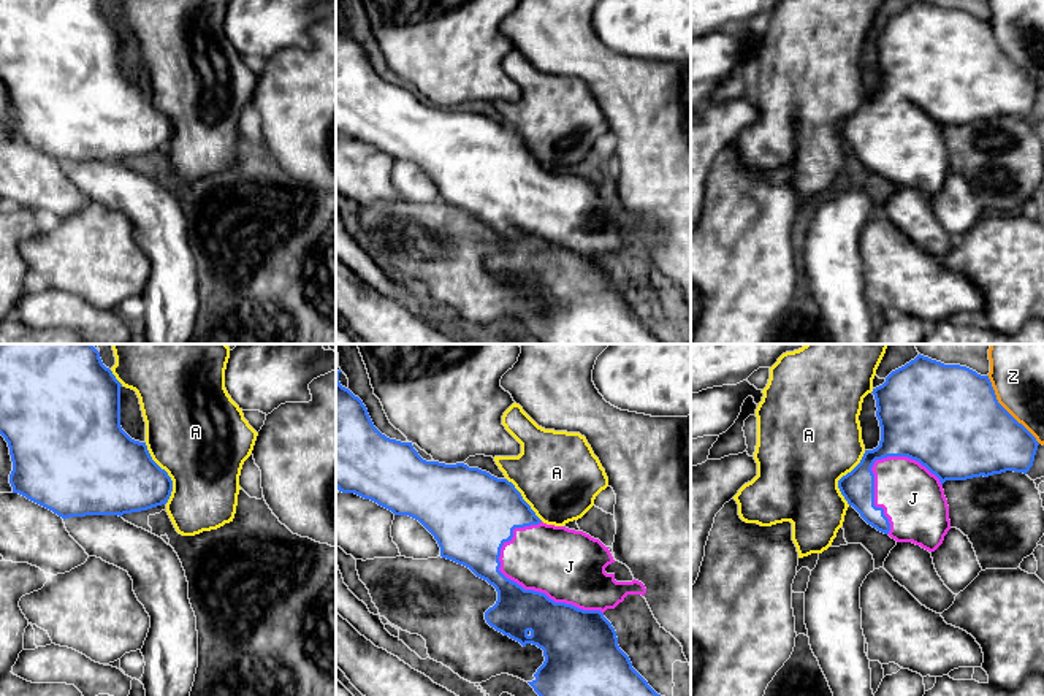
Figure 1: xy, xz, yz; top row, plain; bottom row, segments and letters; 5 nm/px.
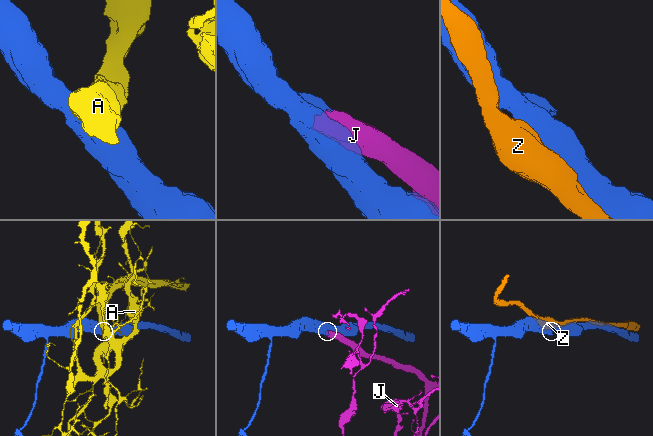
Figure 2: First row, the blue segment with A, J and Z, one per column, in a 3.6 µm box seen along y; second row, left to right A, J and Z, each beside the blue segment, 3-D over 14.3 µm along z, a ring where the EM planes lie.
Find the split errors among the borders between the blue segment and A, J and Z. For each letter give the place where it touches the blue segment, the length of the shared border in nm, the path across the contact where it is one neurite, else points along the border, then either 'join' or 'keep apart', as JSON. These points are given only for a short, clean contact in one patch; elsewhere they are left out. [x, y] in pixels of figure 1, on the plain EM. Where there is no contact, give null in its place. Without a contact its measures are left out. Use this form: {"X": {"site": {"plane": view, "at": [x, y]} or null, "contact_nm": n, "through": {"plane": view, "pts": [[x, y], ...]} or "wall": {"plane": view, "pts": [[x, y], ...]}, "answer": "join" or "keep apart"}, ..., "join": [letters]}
{"A": {"site": {"plane": "xy", "at": [167, 118]}, "contact_nm": 340, "answer": "keep apart"}, "J": {"site": {"plane": "xz", "at": [531, 235]}, "contact_nm": 650, "answer": "join"}, "Z": {"site": {"plane": "yz", "at": [1005, 54]}, "contact_nm": 440, "answer": "keep apart"}, "join": ["J"]}

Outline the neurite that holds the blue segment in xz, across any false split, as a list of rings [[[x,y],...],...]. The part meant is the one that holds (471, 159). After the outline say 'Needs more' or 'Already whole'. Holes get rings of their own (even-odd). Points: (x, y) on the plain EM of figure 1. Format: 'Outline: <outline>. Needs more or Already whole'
Outline: [[[341,14],[336,17],[336,133],[342,138],[355,138],[364,144],[371,144],[379,151],[391,155],[394,160],[409,160],[418,165],[437,185],[442,203],[469,212],[477,222],[486,225],[496,233],[497,246],[485,257],[485,265],[491,273],[520,287],[523,292],[532,289],[543,295],[545,306],[534,319],[535,323],[532,327],[528,327],[540,341],[540,344],[667,344],[665,341],[657,339],[648,330],[648,327],[632,312],[629,301],[618,290],[615,273],[604,262],[604,257],[607,254],[615,254],[619,247],[624,246],[627,239],[643,241],[646,238],[646,233],[642,227],[635,224],[632,227],[616,227],[615,219],[605,217],[605,212],[615,208],[608,192],[583,176],[543,168],[531,154],[531,151],[523,144],[515,130],[507,124],[497,124],[486,116],[469,113],[464,108],[445,109],[439,106],[426,106],[418,100],[412,87],[401,87],[387,82],[374,71],[363,46],[349,33],[341,30],[341,17]]]. Needs more

